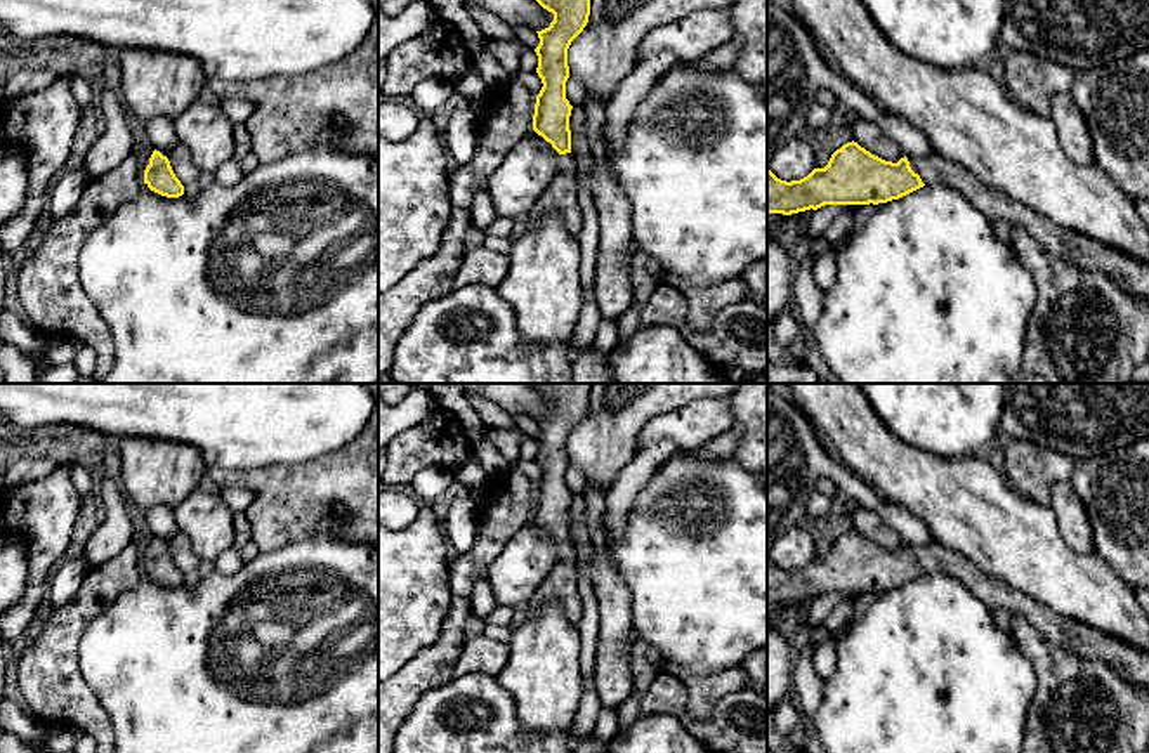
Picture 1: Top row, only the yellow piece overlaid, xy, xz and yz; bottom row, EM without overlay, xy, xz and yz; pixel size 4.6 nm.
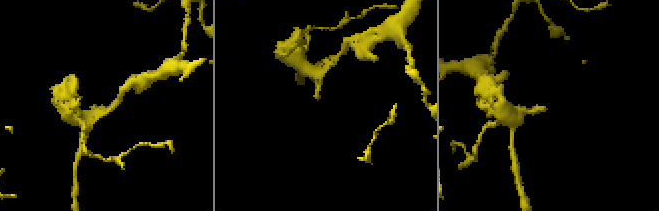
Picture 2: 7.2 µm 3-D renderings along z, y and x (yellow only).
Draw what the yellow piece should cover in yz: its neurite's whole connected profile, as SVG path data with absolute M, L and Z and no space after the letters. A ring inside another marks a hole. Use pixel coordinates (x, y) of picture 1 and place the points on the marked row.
M847 142L837 149L824 168L814 168L800 180L781 180L767 167L767 213L791 215L805 210L817 210L824 205L878 205L899 200L925 184L946 184L962 193L991 222L1005 220L1010 226L1022 226L1052 255L1085 271L1097 271L1111 276L1125 291L1149 302L1149 262L1139 260L1118 248L1106 246L1081 232L1062 229L1050 219L1010 198L1007 193L984 184L963 165L939 154L901 158L897 163L885 161L857 142Z

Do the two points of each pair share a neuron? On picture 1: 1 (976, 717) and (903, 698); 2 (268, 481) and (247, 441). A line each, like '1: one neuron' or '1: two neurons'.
1: one neuron
2: two neurons

